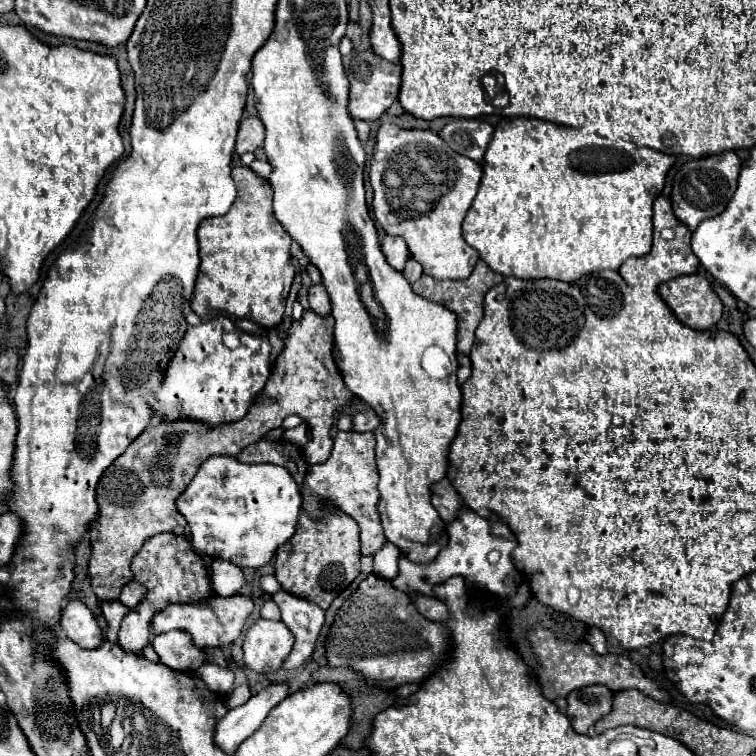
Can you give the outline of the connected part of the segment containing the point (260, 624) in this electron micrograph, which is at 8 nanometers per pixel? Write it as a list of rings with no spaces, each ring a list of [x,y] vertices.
[[[258,619],[244,637],[244,663],[258,673],[272,673],[280,669],[294,645],[294,635],[282,621]]]

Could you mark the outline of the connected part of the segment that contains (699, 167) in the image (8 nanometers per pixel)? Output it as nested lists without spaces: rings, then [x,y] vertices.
[[[734,151],[690,159],[684,165],[680,165],[672,179],[672,193],[670,193],[676,219],[684,223],[690,231],[694,231],[700,225],[700,221],[720,215],[736,191],[736,179],[740,173],[740,165],[742,163]]]

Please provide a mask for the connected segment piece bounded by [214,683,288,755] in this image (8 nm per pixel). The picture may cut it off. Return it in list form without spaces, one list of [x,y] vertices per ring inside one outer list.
[[[272,683],[264,687],[260,693],[248,699],[248,703],[228,711],[216,725],[214,743],[226,751],[226,755],[234,755],[242,741],[246,741],[266,719],[268,711],[278,705],[288,695],[288,687],[284,683]]]

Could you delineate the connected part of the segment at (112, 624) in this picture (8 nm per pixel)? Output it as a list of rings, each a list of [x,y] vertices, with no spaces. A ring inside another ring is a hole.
[[[118,599],[116,601],[102,601],[102,613],[104,613],[106,621],[108,621],[108,635],[106,637],[110,639],[110,642],[117,642],[120,621],[122,621],[122,617],[128,611],[132,611],[132,609],[130,607],[124,607],[124,603],[120,603]]]

